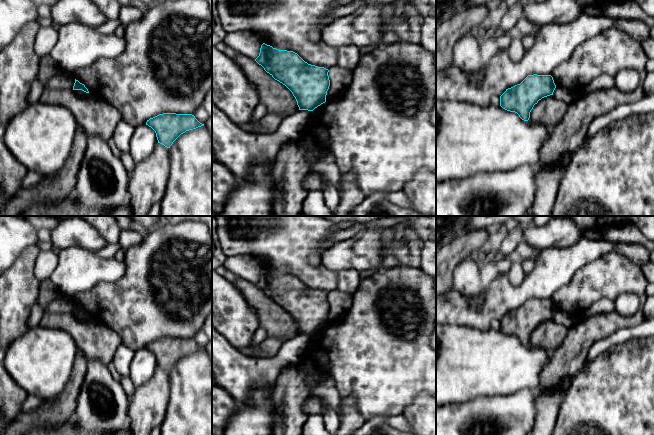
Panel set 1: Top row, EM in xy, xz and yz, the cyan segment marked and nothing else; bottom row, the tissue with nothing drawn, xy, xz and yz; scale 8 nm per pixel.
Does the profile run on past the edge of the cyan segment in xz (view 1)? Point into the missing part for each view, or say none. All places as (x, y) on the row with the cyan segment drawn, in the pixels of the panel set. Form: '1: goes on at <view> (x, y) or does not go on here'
1: does not go on here

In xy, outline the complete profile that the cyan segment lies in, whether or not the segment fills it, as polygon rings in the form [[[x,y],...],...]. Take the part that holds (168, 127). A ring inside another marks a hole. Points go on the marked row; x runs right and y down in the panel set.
[[[163,113],[147,120],[146,125],[155,133],[158,143],[167,148],[183,133],[204,126],[192,114]]]

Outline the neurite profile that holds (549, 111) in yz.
[[[553,95],[542,98],[530,112],[530,122],[543,124],[551,132],[562,121],[566,114],[567,104]]]

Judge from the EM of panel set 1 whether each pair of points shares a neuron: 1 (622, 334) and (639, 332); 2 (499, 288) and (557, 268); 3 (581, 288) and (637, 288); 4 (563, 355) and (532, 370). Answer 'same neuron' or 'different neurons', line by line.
1: same neuron
2: same neuron
3: same neuron
4: different neurons

